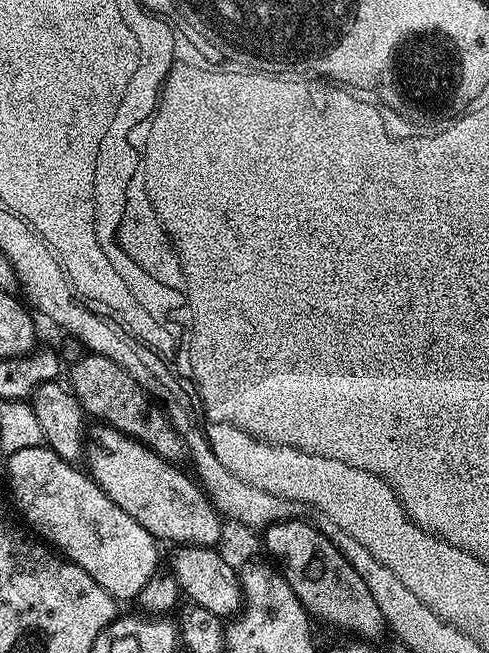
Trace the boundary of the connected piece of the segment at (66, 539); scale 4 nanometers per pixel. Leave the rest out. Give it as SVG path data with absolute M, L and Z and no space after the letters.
M53 448L18 450L7 460L11 503L14 508L16 503L19 519L64 559L82 566L117 602L135 601L142 586L158 571L156 537L119 508L87 471L79 472L75 463L62 459Z

